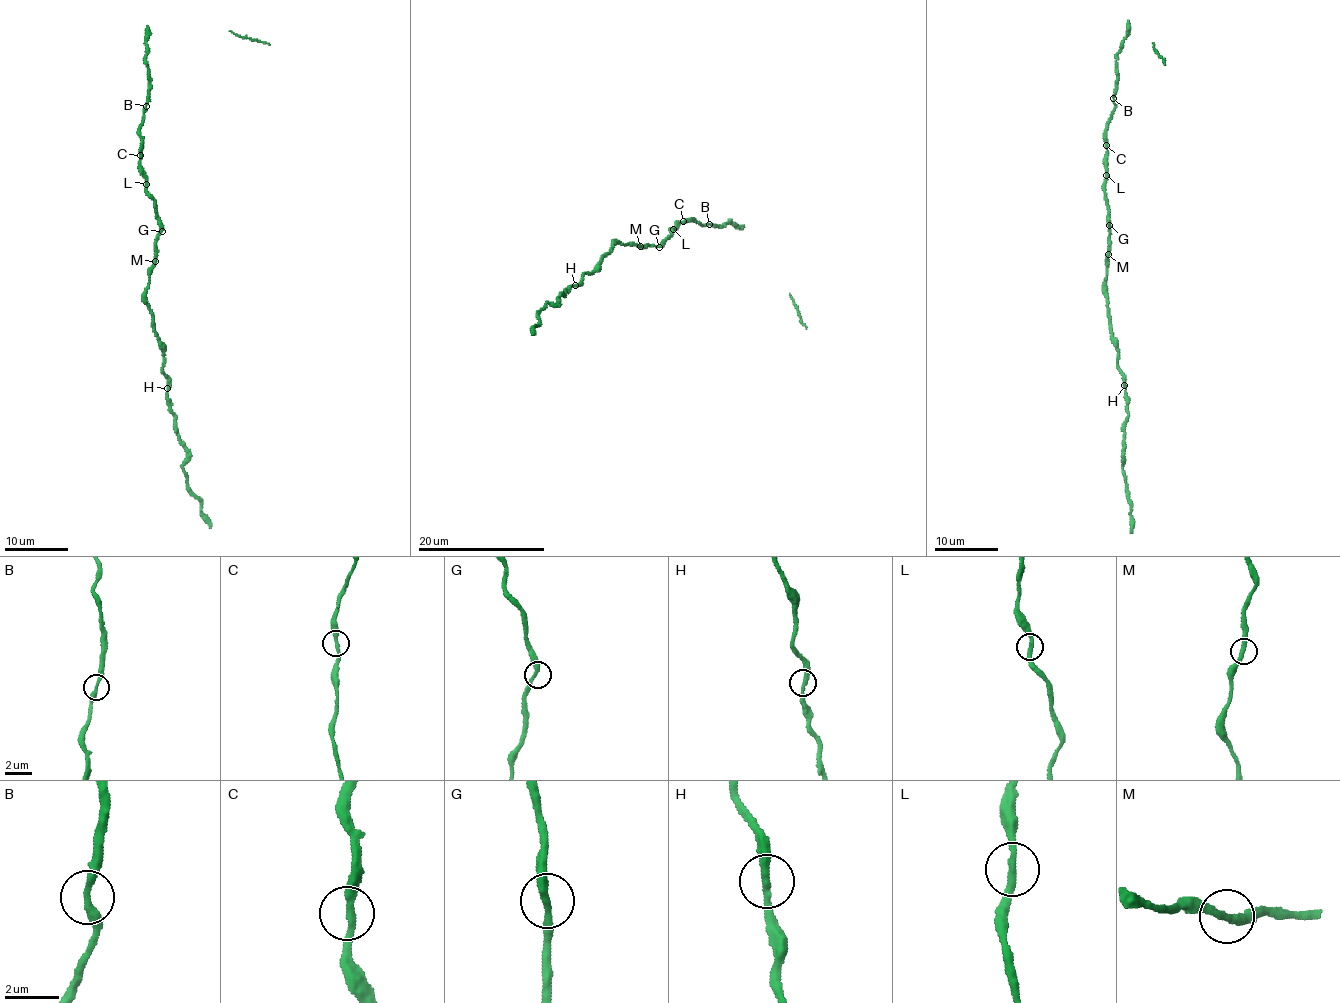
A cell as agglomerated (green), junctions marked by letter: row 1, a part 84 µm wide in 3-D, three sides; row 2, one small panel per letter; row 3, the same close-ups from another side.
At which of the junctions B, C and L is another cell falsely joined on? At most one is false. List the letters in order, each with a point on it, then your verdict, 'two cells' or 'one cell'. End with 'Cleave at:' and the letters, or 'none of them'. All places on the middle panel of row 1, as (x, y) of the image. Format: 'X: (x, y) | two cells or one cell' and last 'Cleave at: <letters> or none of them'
B: (709, 224) | one cell
C: (683, 221) | one cell
L: (673, 229) | one cell
Cleave at: none of them

